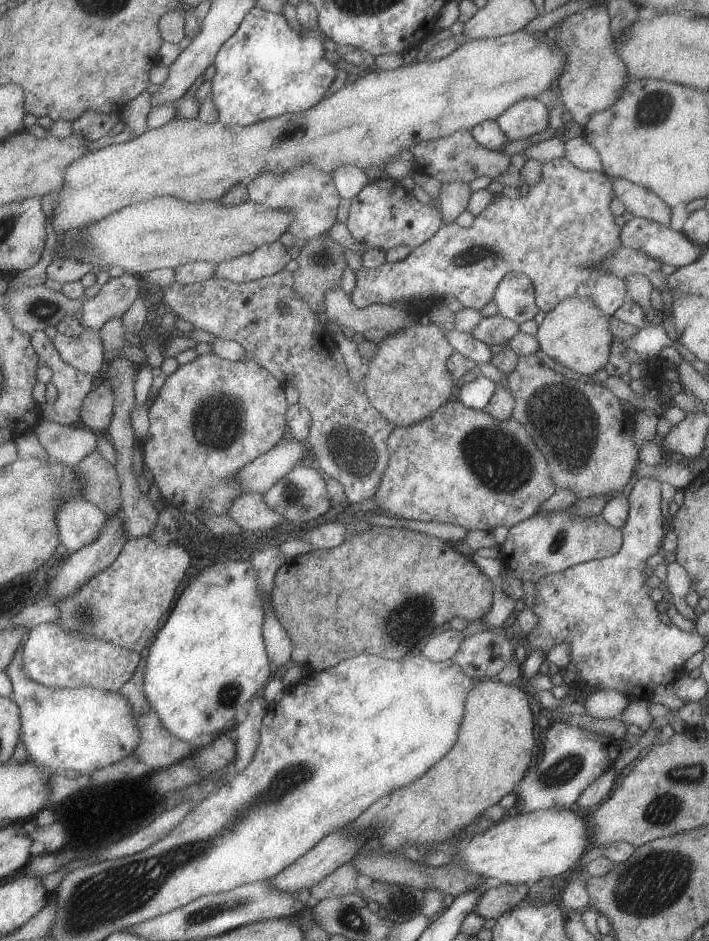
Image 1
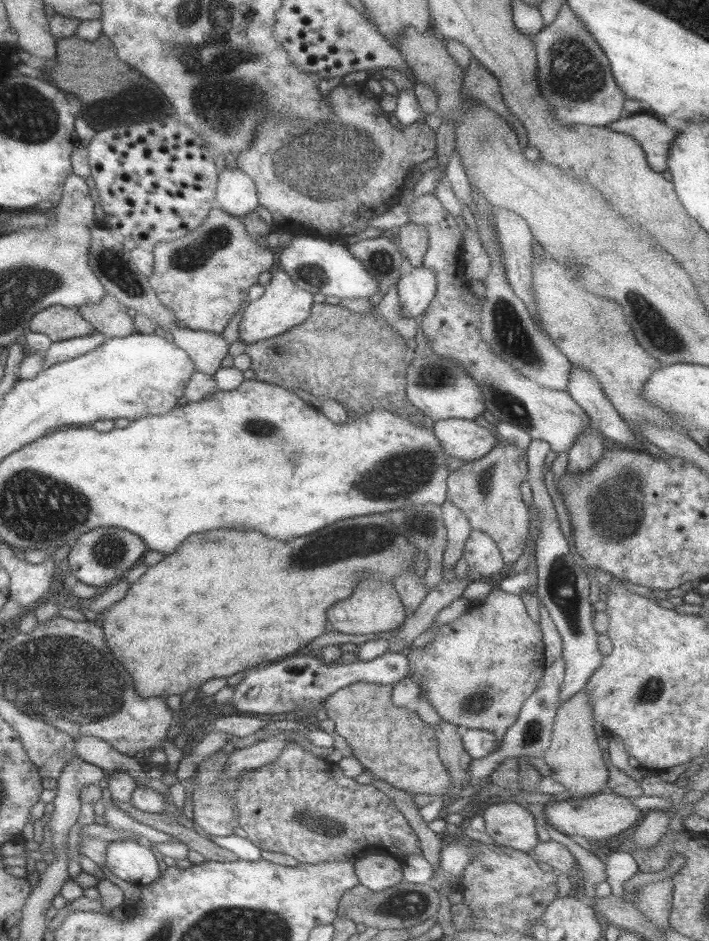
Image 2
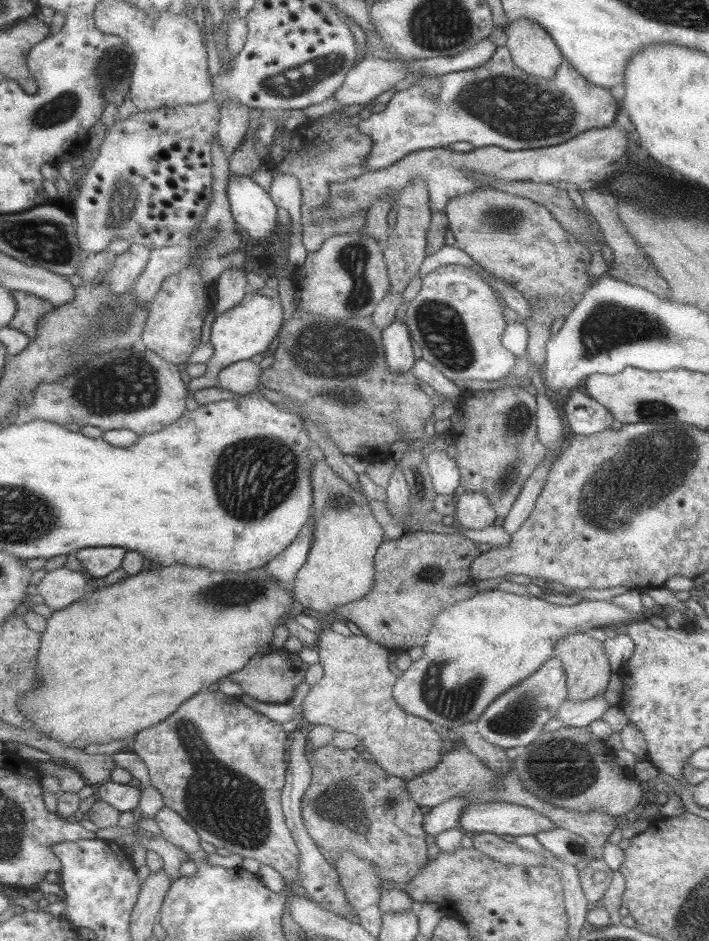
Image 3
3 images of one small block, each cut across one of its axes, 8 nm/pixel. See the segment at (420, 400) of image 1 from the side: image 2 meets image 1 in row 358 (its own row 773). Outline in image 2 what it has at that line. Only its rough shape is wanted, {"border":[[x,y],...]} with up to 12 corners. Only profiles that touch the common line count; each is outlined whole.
{"border":[[356,681],[323,705],[378,778],[413,795],[454,790],[434,726],[391,684]]}

